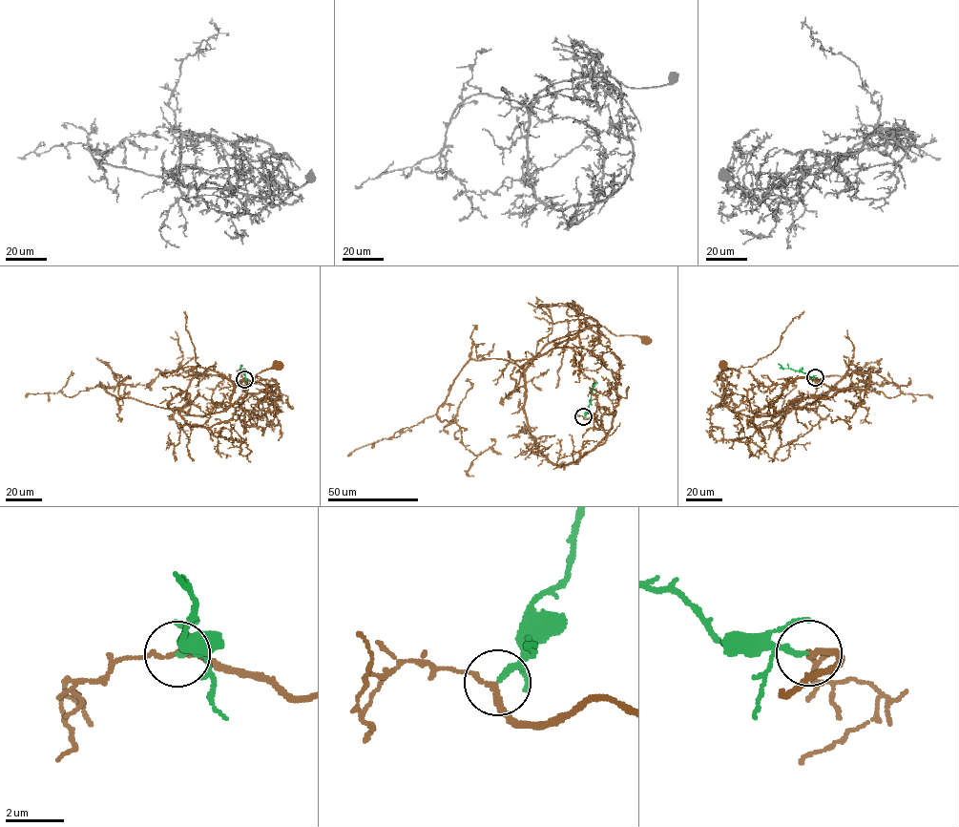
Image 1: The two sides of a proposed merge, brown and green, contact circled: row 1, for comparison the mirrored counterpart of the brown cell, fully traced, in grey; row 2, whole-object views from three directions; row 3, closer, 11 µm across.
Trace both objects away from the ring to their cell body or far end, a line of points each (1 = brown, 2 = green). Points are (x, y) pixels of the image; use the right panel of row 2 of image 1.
1: (815, 377), (831, 388), (864, 390), (871, 379), (852, 372), (814, 402), (749, 416), (721, 404), (722, 364)
2: (815, 377), (783, 368), (778, 364)

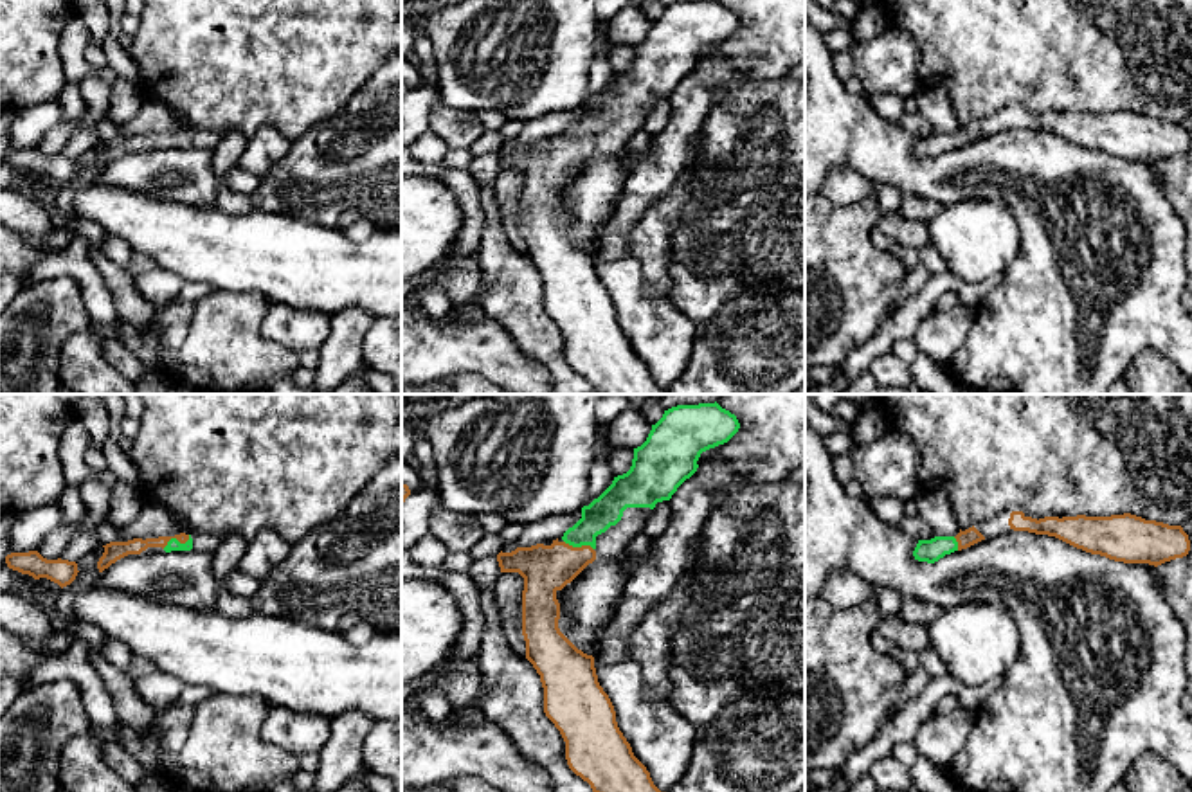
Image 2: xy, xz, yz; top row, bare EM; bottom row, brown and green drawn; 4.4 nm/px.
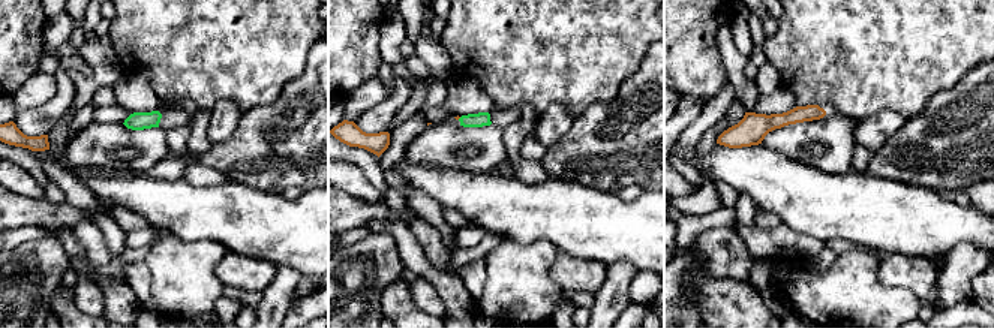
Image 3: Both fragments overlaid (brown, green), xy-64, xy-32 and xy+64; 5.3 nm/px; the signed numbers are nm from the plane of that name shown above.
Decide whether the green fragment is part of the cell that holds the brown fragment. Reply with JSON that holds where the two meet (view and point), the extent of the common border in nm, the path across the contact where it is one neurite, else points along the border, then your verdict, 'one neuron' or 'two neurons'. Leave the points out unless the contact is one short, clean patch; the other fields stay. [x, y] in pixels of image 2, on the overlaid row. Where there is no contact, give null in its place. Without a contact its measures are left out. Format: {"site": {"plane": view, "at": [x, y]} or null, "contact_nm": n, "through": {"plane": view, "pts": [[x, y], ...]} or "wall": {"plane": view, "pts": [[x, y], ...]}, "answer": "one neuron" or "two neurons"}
{"site": {"plane": "xy", "at": [177, 539]}, "contact_nm": 140, "through": {"plane": "xy", "pts": [[135, 546], [177, 539], [173, 544]]}, "answer": "one neuron"}

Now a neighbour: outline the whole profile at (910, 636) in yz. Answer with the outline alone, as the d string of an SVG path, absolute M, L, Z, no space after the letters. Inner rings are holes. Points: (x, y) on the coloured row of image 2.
M900 614L884 617L877 630L895 646L904 650L922 652L929 646L927 626L908 623Z

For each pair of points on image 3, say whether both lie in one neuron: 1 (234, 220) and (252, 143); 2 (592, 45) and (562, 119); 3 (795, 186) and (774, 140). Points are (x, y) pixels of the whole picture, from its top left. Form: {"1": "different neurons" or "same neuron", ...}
{"1": "different neurons", "2": "different neurons", "3": "different neurons"}

